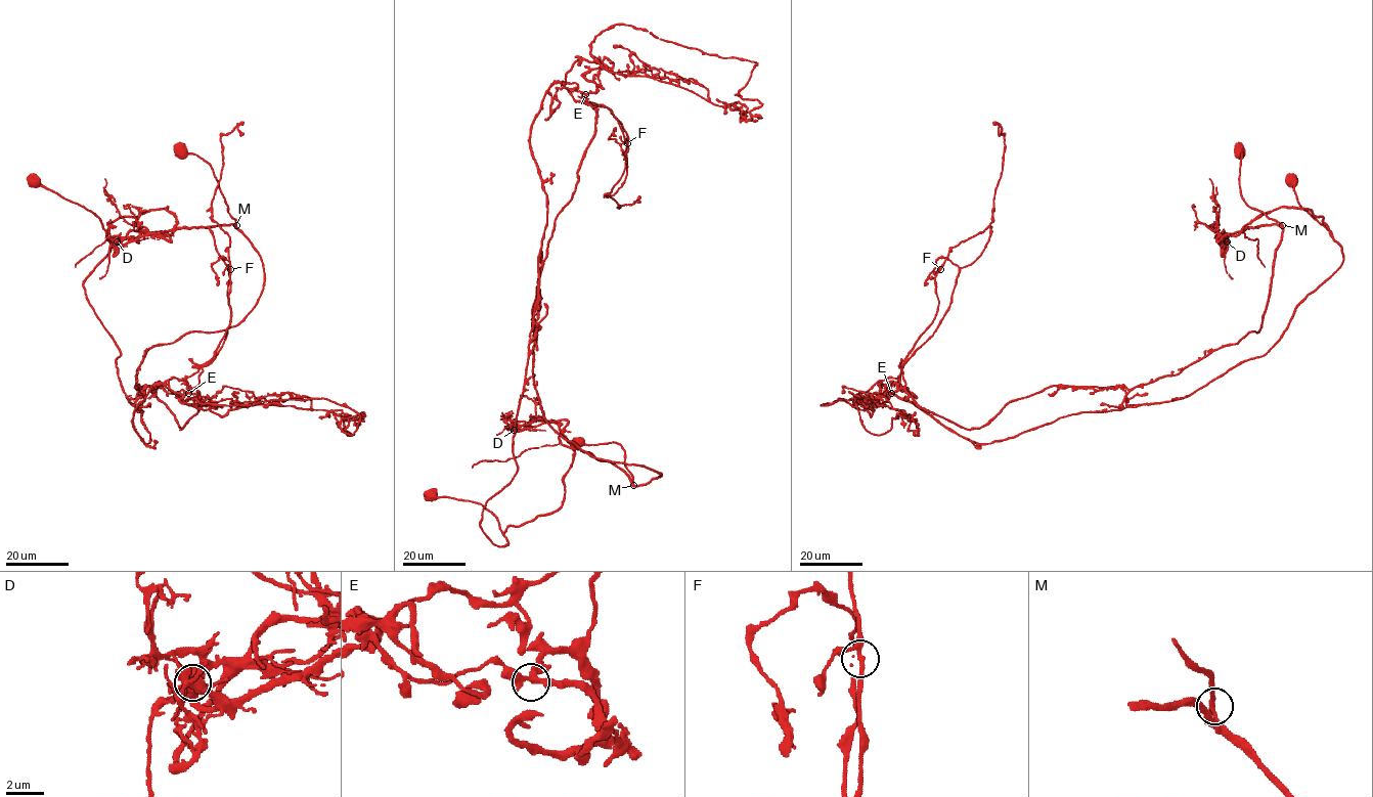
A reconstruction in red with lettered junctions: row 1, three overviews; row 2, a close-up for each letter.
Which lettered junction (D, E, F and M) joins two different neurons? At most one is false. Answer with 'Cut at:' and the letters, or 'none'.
Cut at: D

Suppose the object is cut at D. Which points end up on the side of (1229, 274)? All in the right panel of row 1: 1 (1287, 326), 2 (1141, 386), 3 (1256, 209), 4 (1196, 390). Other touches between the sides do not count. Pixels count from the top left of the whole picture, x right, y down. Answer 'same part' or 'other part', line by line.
1: same part
2: other part
3: other part
4: same part

